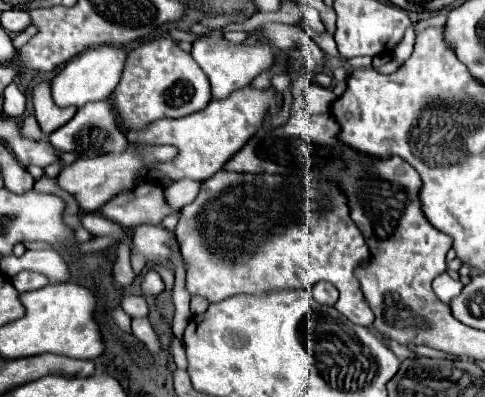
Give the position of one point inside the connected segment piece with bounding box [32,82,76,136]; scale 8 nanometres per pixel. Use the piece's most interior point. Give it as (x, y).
(50, 117)

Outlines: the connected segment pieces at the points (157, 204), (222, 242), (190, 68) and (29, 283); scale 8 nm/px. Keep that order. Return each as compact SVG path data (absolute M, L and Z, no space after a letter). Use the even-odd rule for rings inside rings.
M142 182L130 196L118 194L106 202L100 208L100 214L122 228L130 228L138 224L160 224L164 216L172 214L172 210L168 208L160 186Z
M220 170L216 172L212 178L204 180L200 184L200 192L198 196L194 198L194 202L186 204L182 210L180 210L180 220L178 220L178 226L174 230L176 238L178 238L178 244L180 244L180 252L182 252L182 258L186 260L188 268L186 268L186 290L190 292L190 296L202 296L206 298L208 302L220 302L220 300L226 300L230 296L236 296L236 294L250 294L250 296L260 296L260 294L268 294L268 292L276 292L276 290L294 290L294 288L310 288L314 286L316 282L330 282L338 288L340 292L340 298L338 298L338 304L336 304L336 310L342 312L348 320L352 320L354 324L360 324L360 326L370 326L372 320L374 320L374 314L370 312L362 292L360 292L360 286L358 286L358 280L354 278L354 268L358 266L360 260L364 260L368 256L368 246L364 244L364 238L360 234L360 230L356 228L356 224L350 220L350 208L348 208L348 200L346 200L346 194L342 192L342 188L338 188L338 184L334 182L328 182L328 180L322 180L322 178L300 178L300 176L288 176L288 174L238 174L238 172L226 172L226 170Z
M156 38L128 52L122 80L112 94L112 104L124 128L144 128L160 118L180 118L202 110L210 102L208 76L171 38Z
M22 270L18 272L14 278L10 278L12 286L18 290L18 292L28 292L28 290L35 290L42 288L49 284L48 278L40 272L32 272L32 270Z

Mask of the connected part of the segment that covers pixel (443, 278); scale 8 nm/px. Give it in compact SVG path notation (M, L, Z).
M446 272L440 274L440 276L432 282L432 290L434 290L434 294L436 294L446 306L450 306L452 298L458 296L458 292L462 292L462 288L464 288L462 282L460 282L460 280L452 280Z

